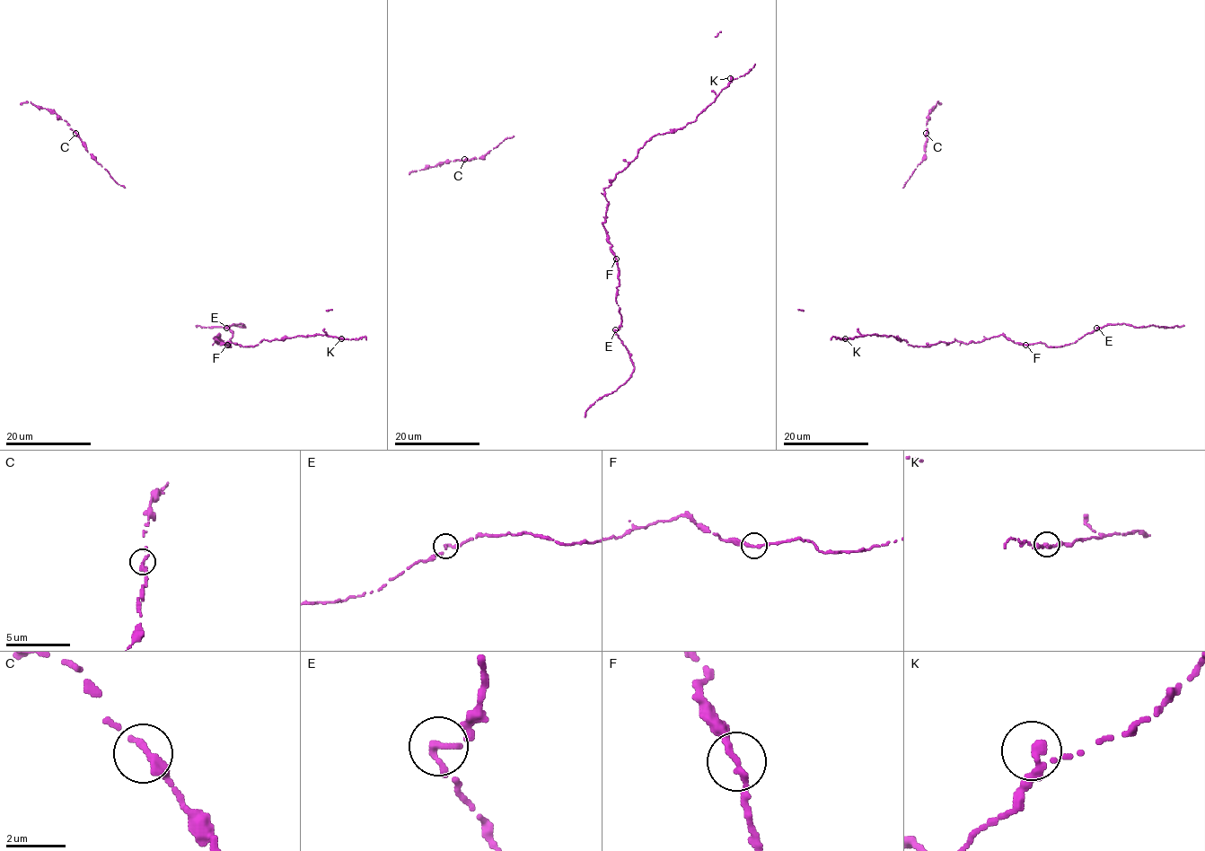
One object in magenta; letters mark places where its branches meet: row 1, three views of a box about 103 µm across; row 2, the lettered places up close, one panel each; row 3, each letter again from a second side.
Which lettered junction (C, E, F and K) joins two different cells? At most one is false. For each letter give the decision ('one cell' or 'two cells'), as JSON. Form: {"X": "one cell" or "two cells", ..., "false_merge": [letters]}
{"C": "one cell", "E": "one cell", "F": "one cell", "K": "one cell", "false_merge": []}

